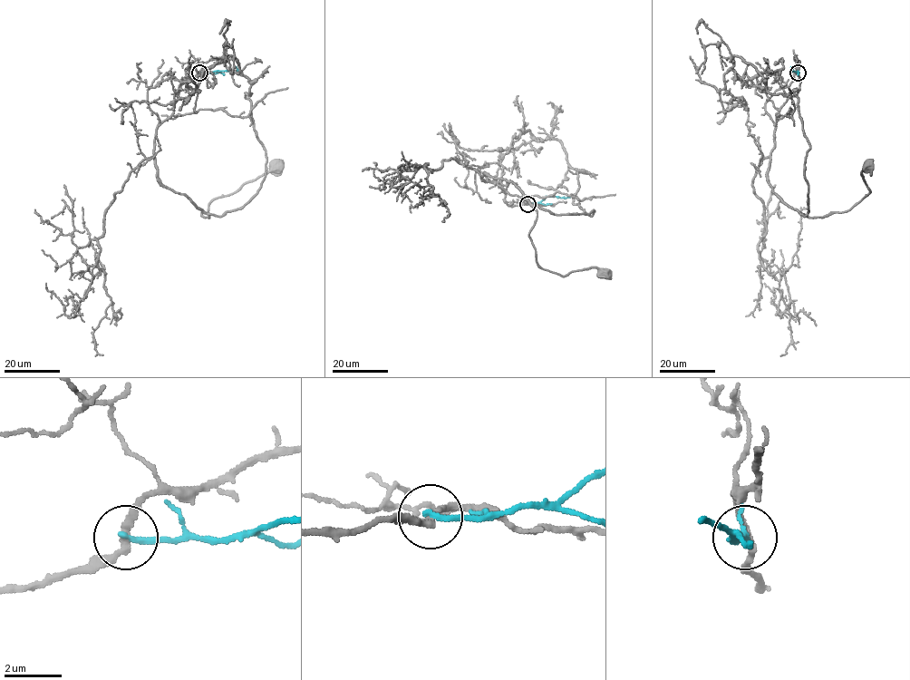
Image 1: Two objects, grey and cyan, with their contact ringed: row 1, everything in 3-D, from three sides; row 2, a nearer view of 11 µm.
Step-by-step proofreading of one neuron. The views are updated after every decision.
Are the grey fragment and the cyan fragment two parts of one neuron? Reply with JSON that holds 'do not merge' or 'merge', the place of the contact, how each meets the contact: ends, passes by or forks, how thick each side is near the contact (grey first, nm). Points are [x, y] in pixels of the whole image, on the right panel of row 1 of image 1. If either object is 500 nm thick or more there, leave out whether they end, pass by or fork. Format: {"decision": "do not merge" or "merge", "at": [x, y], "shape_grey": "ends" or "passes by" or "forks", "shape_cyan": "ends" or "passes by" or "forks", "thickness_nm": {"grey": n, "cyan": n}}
{"decision": "do not merge", "at": [798, 72], "shape_grey": "passes by", "shape_cyan": "ends", "thickness_nm": {"grey": 200, "cyan": 200}}

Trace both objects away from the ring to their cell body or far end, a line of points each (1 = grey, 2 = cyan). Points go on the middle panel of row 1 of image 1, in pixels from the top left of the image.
1: (527, 203), (508, 206), (501, 183), (481, 177), (510, 180), (537, 213), (528, 235), (541, 267), (602, 273)
2: (527, 203), (539, 203), (546, 196), (569, 198)

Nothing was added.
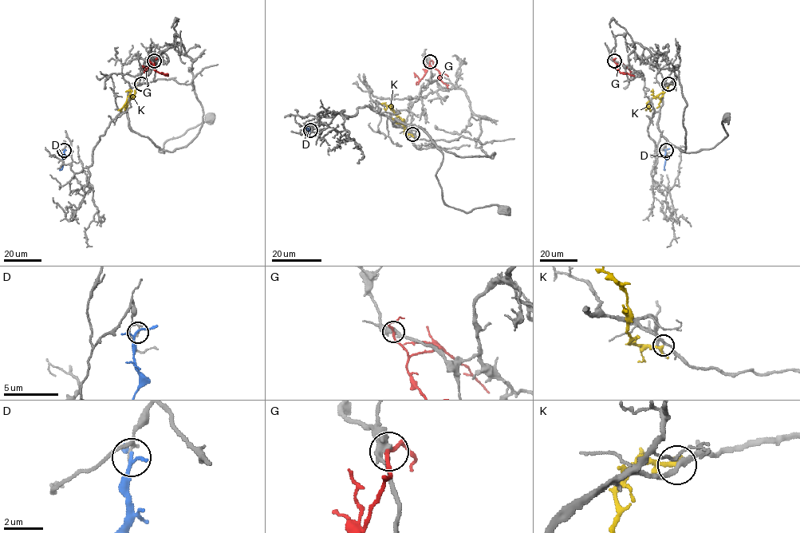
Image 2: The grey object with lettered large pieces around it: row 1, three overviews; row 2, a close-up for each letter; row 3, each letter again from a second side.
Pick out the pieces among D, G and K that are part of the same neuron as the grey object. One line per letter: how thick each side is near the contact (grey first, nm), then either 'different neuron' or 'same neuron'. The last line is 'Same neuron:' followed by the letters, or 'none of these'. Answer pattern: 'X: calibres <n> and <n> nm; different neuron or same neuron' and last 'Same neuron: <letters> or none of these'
D: calibres 150 and 150 nm; different neuron
G: calibres 420 and 190 nm; different neuron
K: calibres 220 and 170 nm; different neuron
Same neuron: none of these

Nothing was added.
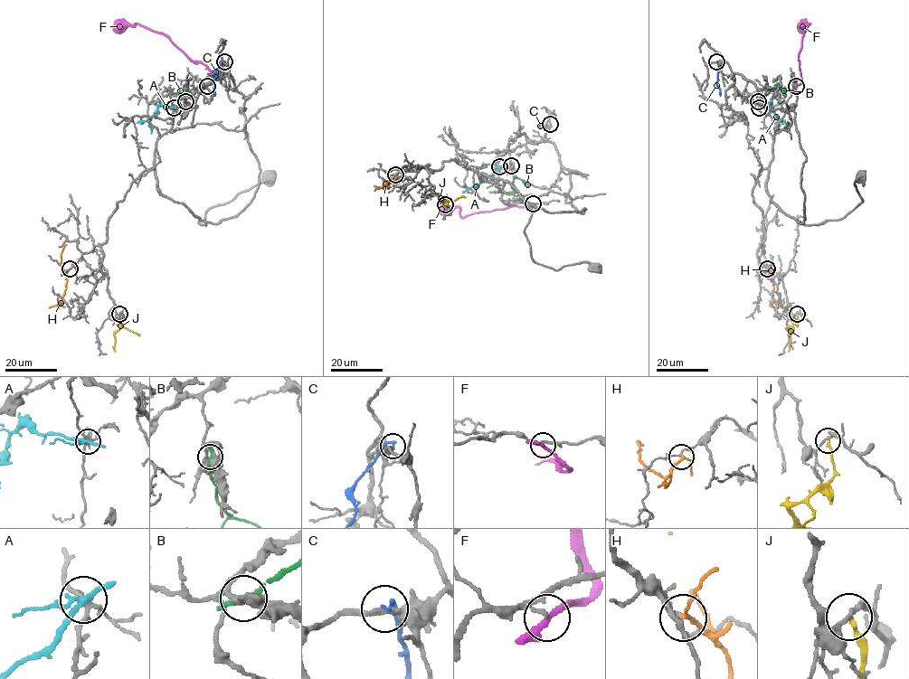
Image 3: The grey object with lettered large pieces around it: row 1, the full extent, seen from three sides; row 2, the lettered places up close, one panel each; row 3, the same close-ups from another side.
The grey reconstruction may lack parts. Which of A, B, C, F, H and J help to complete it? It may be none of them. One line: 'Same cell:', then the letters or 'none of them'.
Same cell: none of them

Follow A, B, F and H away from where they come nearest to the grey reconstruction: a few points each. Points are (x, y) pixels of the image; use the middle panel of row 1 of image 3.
A: (499, 167), (468, 189), (468, 193)
B: (511, 165), (515, 177), (514, 190), (489, 192)
F: (532, 204), (537, 209), (509, 206), (463, 217), (460, 215), (459, 207), (442, 207), (439, 211)
H: (395, 174), (392, 181), (374, 190)

